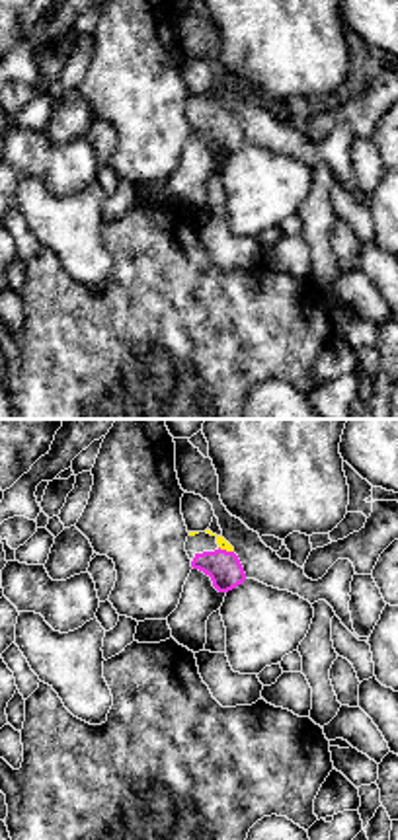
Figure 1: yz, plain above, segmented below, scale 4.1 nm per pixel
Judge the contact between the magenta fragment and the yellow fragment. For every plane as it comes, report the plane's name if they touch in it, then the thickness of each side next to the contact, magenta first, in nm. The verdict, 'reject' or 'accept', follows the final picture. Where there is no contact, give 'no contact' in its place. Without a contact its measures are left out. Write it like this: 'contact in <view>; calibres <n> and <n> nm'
contact in yz; calibres 140 and 50 nm

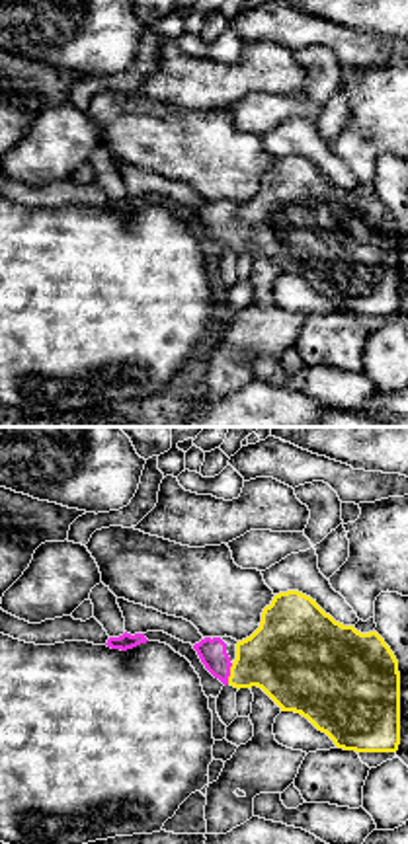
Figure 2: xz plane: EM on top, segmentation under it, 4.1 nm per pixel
contact in xz; calibres 110 and 340 nm

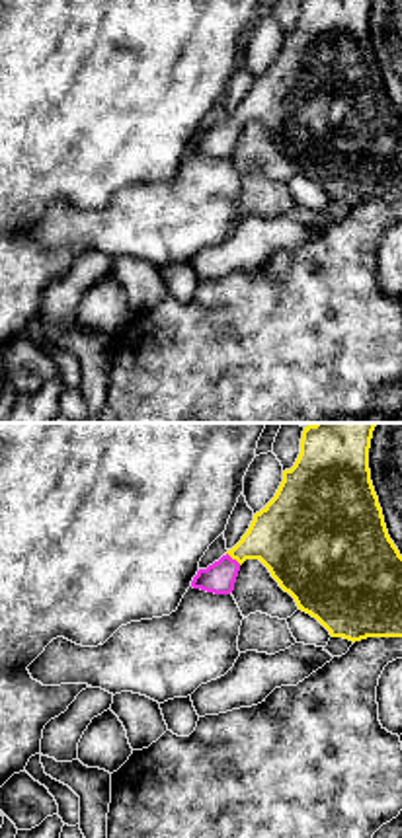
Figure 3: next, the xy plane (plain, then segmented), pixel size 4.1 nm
contact in xy; calibres 130 and 320 nm

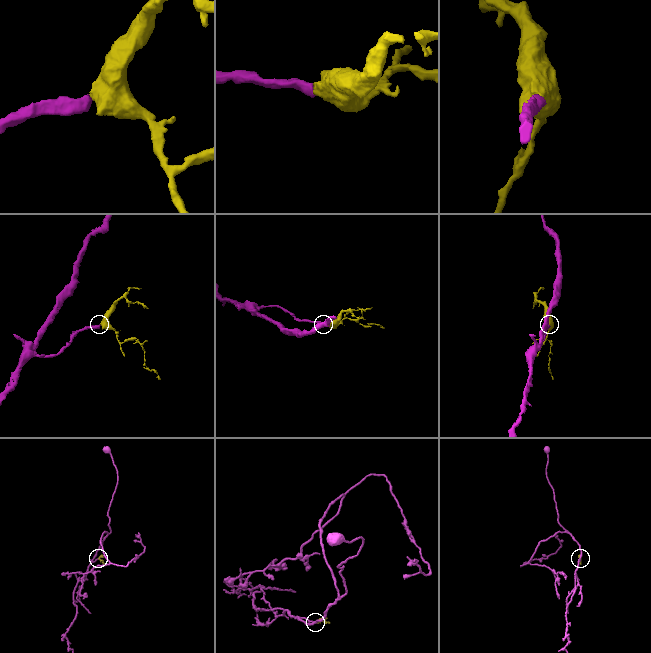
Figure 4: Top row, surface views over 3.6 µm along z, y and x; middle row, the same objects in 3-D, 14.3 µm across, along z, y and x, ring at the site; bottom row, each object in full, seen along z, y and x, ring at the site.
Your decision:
accept

